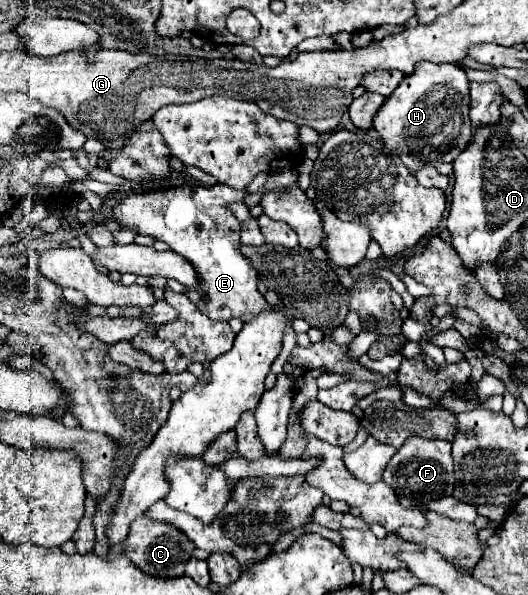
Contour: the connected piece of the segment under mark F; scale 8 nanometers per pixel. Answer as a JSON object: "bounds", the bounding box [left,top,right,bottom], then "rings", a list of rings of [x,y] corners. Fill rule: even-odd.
{"bounds":[382,437,452,507],"rings":[[[408,437],[398,453],[390,459],[382,481],[392,487],[402,507],[426,507],[430,501],[448,497],[452,493],[452,457],[448,441],[426,441],[422,437]]]}

